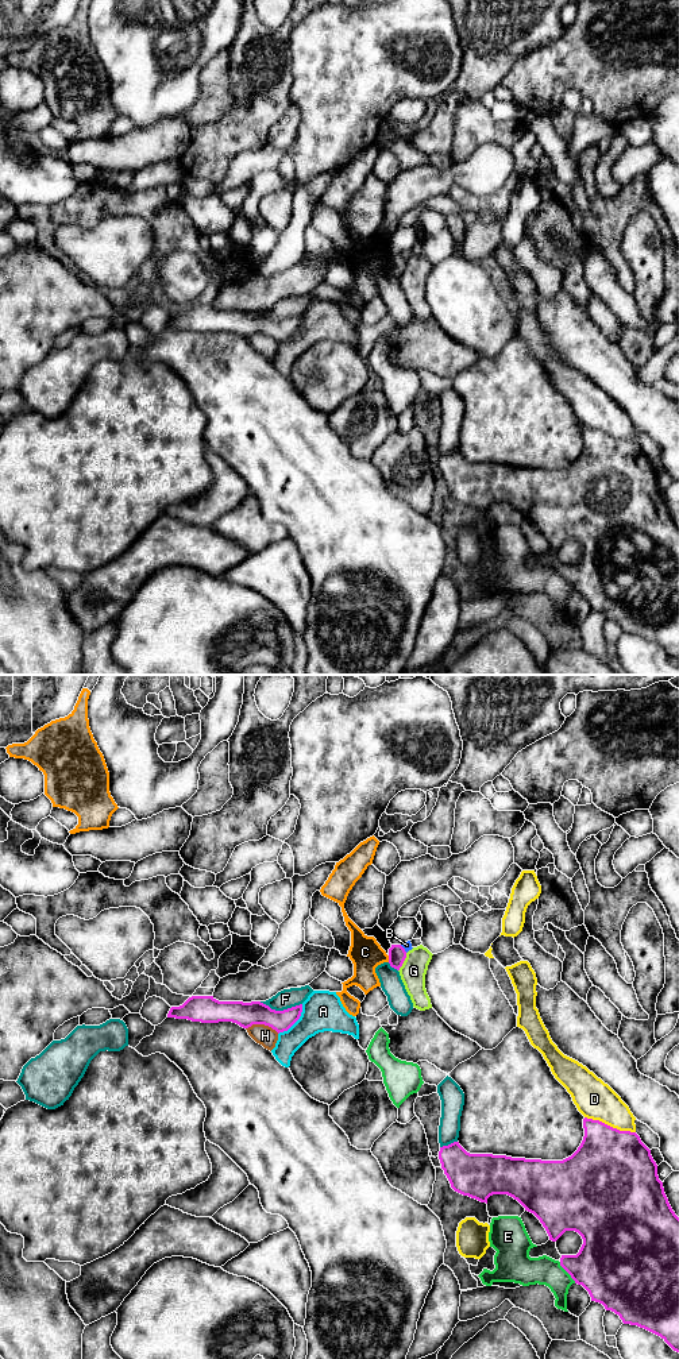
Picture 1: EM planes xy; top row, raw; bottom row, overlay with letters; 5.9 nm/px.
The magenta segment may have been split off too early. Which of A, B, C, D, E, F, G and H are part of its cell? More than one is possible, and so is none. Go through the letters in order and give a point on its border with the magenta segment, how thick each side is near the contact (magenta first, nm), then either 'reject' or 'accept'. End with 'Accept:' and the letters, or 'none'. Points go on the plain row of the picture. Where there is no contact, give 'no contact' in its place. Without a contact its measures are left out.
A: contact xy (294, 331); calibres 140 and 240 nm; reject
B: contact xy (404, 258); calibres 110 and 50 nm; reject
C: contact xy (389, 267); calibres 110 and 190 nm; reject
D: contact xy (609, 435); calibres 460 and 240 nm; reject
E: contact xy (567, 580); calibres 380 and 170 nm; reject
F: contact xy (281, 320); calibres 140 and 120 nm; reject
G: contact xy (402, 271); calibres 110 and 150 nm; reject
H: contact xy (262, 332); calibres 140 and 120 nm; reject
Accept: none

